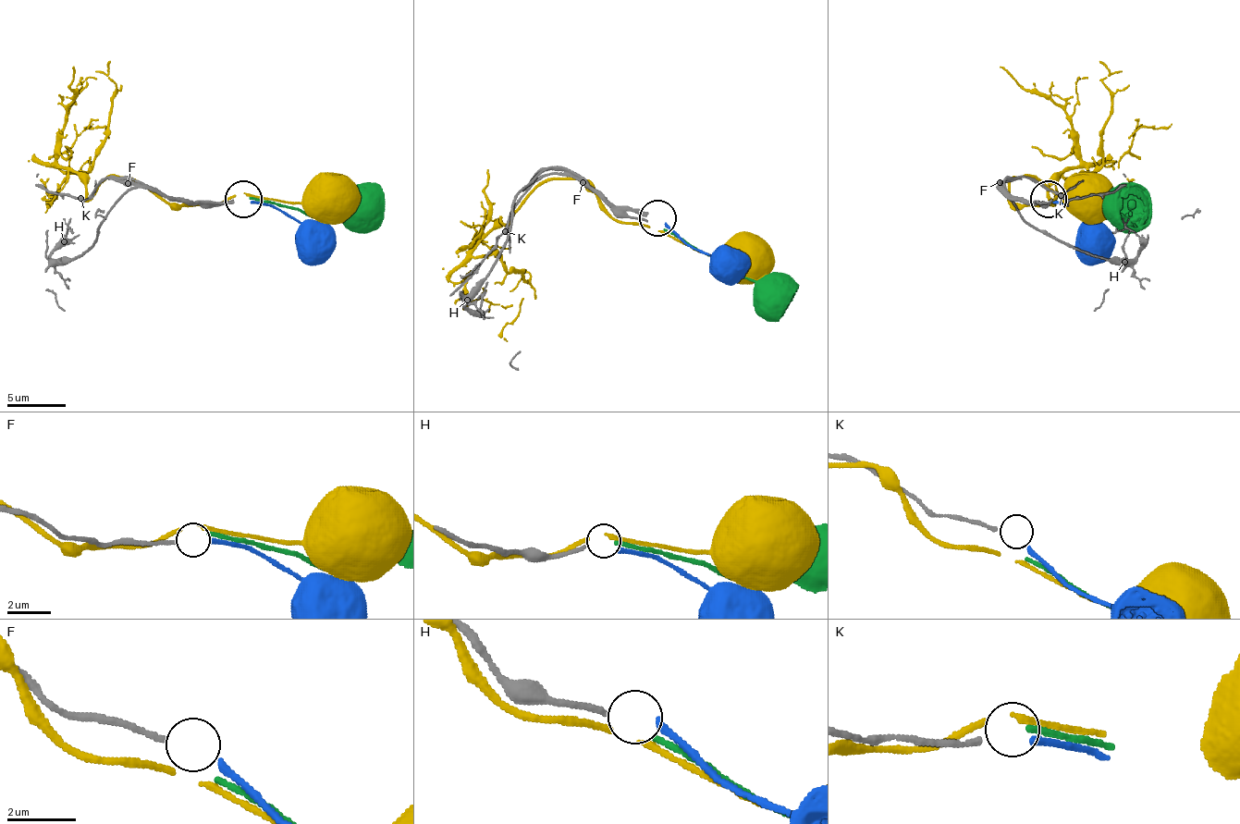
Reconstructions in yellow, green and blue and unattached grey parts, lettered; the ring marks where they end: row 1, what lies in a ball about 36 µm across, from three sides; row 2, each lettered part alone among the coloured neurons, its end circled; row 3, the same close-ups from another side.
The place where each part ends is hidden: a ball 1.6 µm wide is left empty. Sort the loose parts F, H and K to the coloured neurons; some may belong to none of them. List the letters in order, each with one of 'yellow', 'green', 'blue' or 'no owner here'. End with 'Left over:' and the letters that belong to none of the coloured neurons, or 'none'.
F: blue
H: green
K: no owner here
Left over: K

